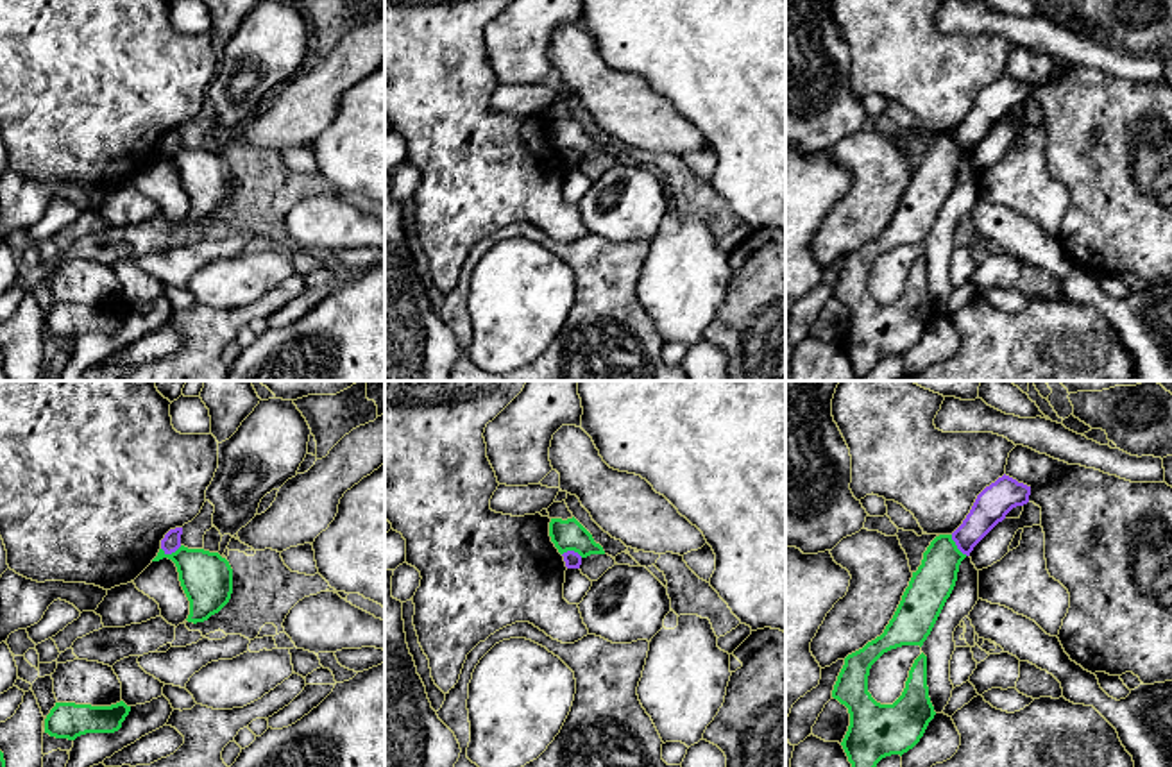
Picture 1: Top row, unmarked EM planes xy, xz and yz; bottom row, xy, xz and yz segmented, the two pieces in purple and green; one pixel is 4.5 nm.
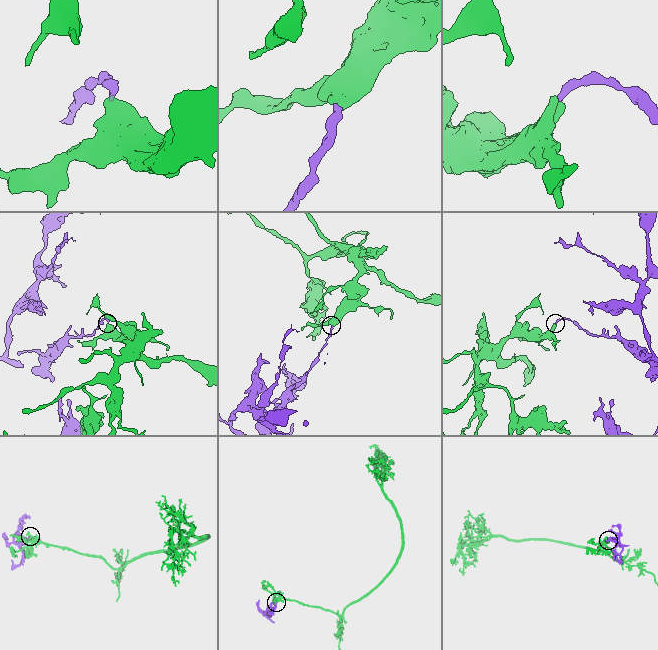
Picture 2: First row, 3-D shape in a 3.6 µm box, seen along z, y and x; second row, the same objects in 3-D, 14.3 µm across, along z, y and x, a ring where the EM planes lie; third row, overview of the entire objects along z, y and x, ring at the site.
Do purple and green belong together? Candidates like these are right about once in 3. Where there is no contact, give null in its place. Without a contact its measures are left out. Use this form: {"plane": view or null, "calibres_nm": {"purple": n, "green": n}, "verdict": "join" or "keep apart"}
{"plane": "yz", "calibres_nm": {"purple": 160, "green": 190}, "verdict": "keep apart"}

